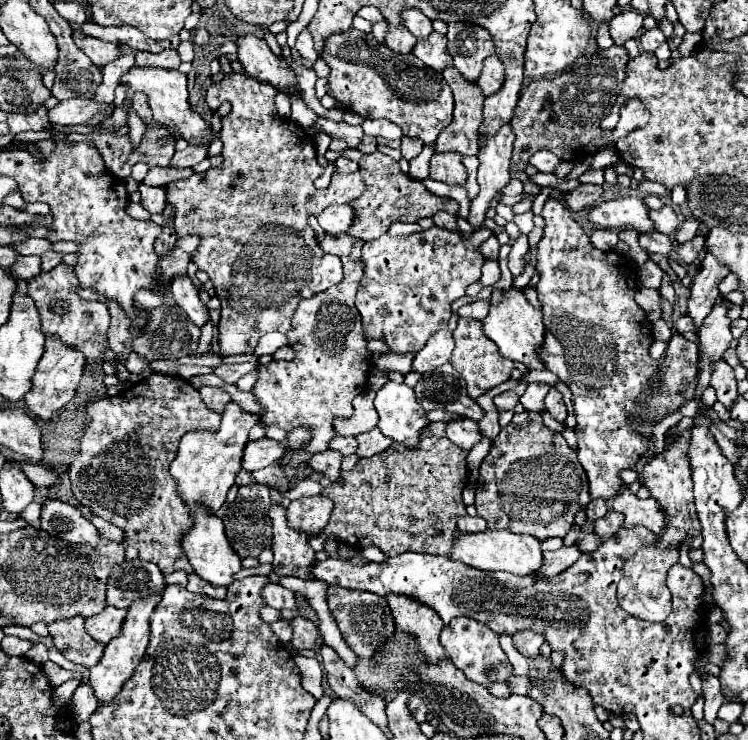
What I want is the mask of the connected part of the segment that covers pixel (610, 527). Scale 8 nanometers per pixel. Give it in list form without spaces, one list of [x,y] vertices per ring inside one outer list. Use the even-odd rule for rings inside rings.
[[[608,511],[604,517],[600,517],[596,523],[594,523],[594,533],[602,539],[602,541],[608,541],[620,527],[622,527],[622,521],[624,517],[616,511]]]

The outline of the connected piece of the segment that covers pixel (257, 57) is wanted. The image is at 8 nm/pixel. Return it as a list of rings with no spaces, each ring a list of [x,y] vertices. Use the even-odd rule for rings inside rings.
[[[238,33],[236,45],[238,45],[238,61],[244,65],[250,77],[266,81],[282,91],[288,91],[288,87],[298,89],[294,71],[288,67],[286,59],[276,57],[264,39],[252,33]]]

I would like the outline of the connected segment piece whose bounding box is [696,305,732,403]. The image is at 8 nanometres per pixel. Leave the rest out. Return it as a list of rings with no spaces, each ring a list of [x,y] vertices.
[[[714,305],[710,315],[704,319],[700,327],[700,347],[702,347],[702,357],[700,357],[700,375],[698,375],[698,391],[696,391],[696,401],[700,403],[702,391],[710,385],[710,367],[714,361],[722,359],[722,353],[730,347],[732,333],[730,333],[730,319],[728,319],[728,307],[726,305]]]

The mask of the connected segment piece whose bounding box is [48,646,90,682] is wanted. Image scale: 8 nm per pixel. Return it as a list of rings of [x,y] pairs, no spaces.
[[[52,646],[48,649],[48,659],[57,665],[74,671],[74,672],[81,672],[82,673],[82,681],[89,681],[89,669],[82,667],[82,665],[78,665],[75,663],[72,663],[68,659],[66,659],[57,649],[55,646]]]

